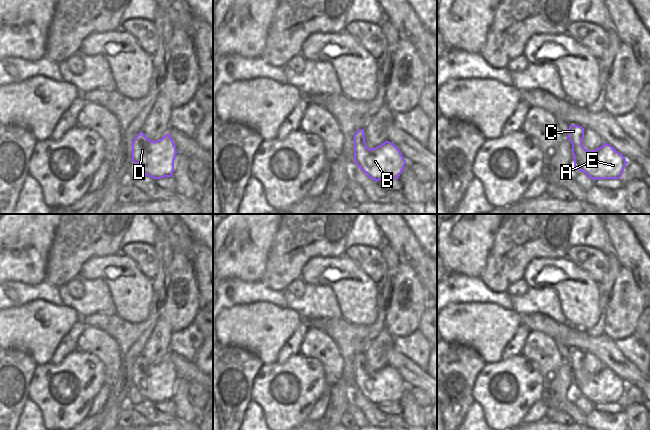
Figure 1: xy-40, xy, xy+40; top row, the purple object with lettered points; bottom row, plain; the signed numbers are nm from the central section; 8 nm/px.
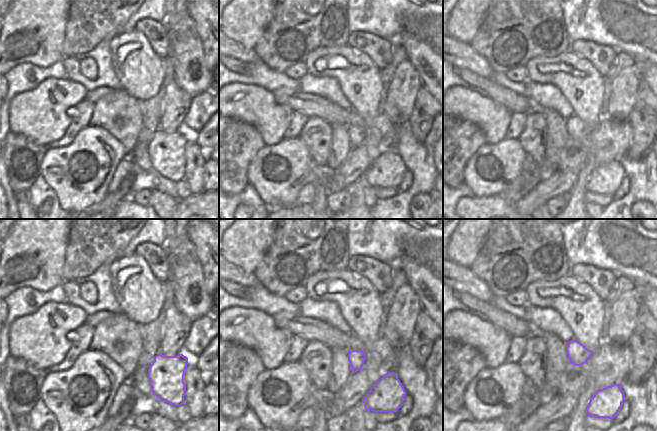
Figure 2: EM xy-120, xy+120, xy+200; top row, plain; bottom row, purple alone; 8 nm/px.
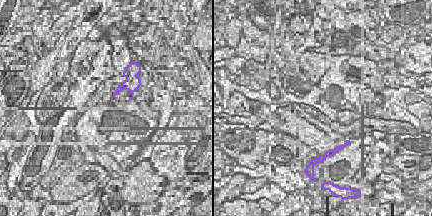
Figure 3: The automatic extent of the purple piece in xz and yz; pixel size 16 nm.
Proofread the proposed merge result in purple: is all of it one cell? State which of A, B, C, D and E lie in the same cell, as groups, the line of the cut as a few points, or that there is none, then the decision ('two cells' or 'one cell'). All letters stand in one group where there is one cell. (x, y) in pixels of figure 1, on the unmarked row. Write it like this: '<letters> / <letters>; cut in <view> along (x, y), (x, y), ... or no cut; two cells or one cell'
A B C D E; no cut; one cell

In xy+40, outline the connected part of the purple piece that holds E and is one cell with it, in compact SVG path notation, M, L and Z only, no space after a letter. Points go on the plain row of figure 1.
M570 349L567 361L572 368L574 393L583 395L594 405L621 402L628 386L614 371L604 367L593 375L587 375L582 368L584 352L579 349Z

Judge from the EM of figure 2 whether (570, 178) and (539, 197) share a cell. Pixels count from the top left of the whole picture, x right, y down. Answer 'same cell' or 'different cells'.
same cell

